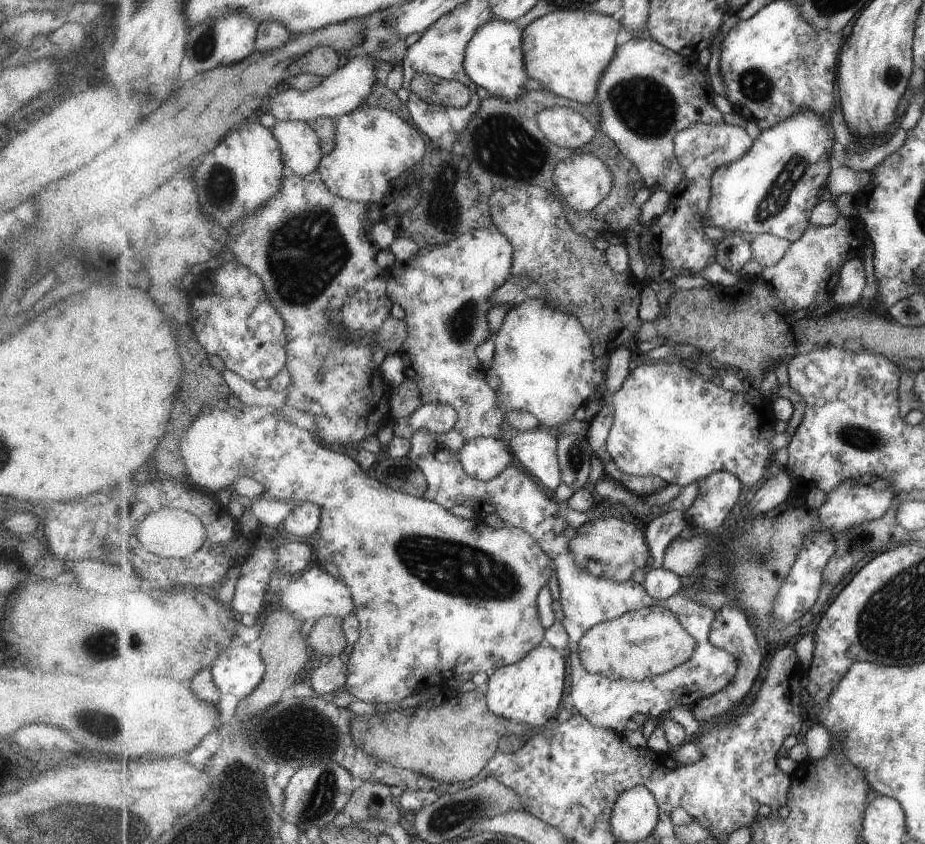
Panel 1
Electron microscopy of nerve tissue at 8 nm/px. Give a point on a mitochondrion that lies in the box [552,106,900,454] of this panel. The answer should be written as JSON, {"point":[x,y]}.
{"point":[778,196]}

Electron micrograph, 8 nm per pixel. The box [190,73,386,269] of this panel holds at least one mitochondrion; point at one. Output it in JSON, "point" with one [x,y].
{"point":[221,188]}

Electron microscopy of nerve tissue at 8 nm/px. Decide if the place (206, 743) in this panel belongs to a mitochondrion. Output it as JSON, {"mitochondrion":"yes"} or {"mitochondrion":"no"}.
{"mitochondrion":"no"}

